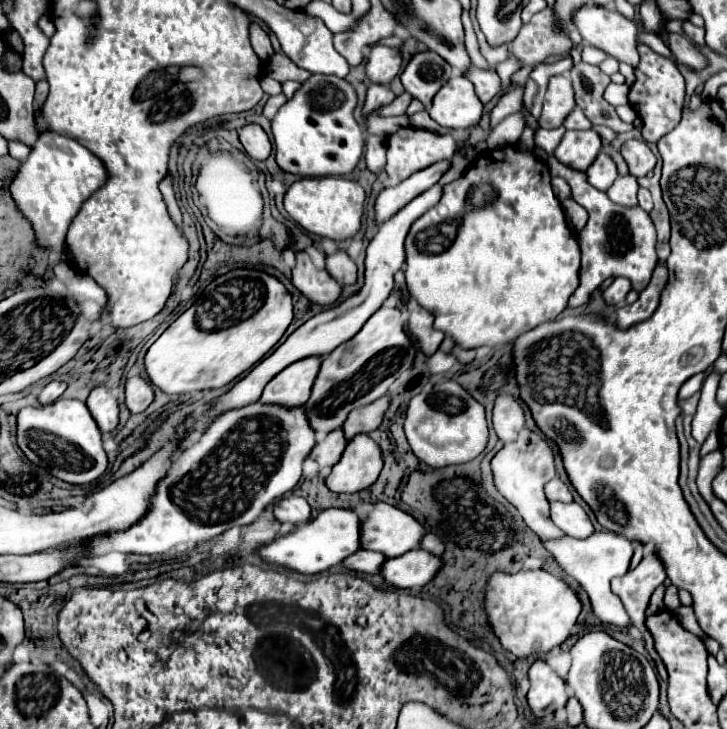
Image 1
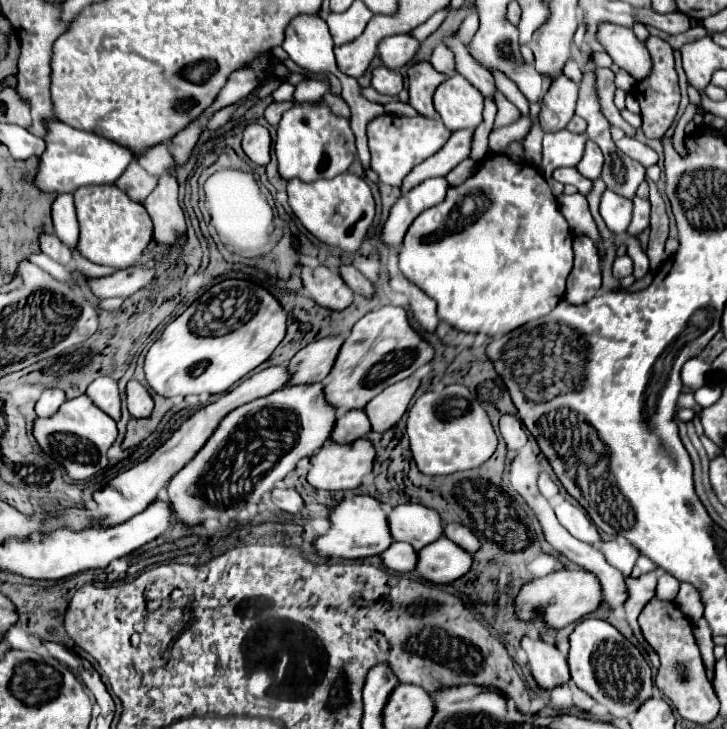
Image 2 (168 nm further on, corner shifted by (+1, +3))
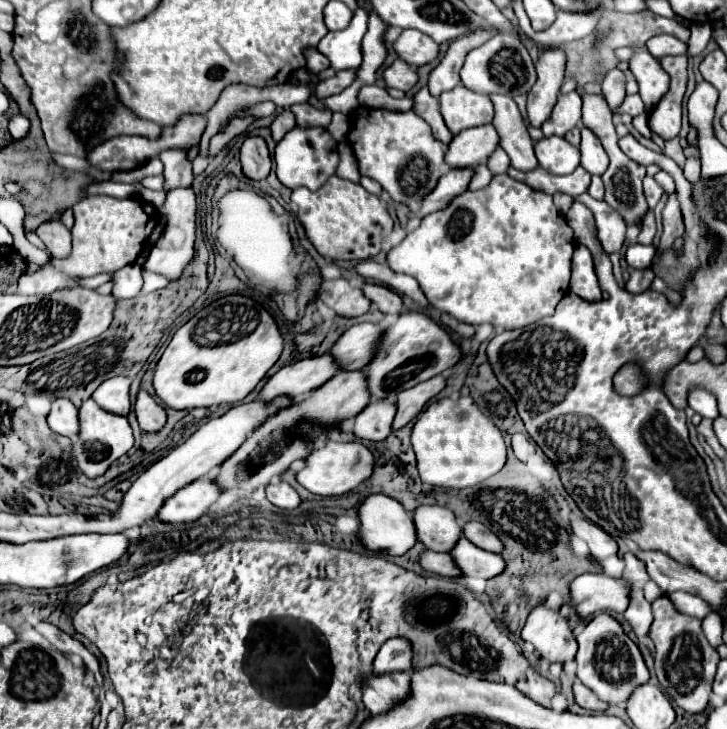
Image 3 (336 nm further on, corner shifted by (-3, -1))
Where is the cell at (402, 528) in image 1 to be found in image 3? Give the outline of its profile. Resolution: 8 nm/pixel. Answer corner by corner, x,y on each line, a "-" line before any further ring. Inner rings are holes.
419,506
413,514
417,538
433,552
451,552
463,536
455,514
445,506

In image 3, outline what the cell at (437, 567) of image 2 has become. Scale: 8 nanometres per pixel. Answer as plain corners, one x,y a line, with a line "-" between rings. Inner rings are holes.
465,538
457,542
457,546
451,550
451,556
455,558
457,566
463,570
463,576
495,578
505,570
505,560
501,554
485,552

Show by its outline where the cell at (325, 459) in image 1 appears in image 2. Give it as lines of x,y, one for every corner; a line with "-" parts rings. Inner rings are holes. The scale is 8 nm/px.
349,410
337,418
337,424
333,426
331,440
335,444
351,444
357,438
367,436
371,430
371,424
363,410

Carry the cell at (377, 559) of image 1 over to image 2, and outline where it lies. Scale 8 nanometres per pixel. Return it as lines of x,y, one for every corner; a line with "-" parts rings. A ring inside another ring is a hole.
393,542
385,552
379,554
385,568
395,572
409,572
415,566
417,552
405,542

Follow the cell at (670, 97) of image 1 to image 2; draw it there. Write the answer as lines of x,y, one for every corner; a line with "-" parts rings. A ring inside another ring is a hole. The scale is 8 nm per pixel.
649,36
649,40
645,40
645,46
651,54
651,74
645,80
639,80
633,86
633,96
635,100
641,104
641,118
643,118
643,134
647,138
663,138
665,132
669,130
669,126
673,124
673,118
677,114
679,108
679,100
681,100
681,92
679,92
679,84
677,84
677,72
673,68
673,48
661,40
659,36

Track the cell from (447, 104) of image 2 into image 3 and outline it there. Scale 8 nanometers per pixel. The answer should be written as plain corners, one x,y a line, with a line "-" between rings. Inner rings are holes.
463,86
443,92
439,96
439,106
445,124
453,134
471,126
489,124
493,120
493,104
489,96
471,92

